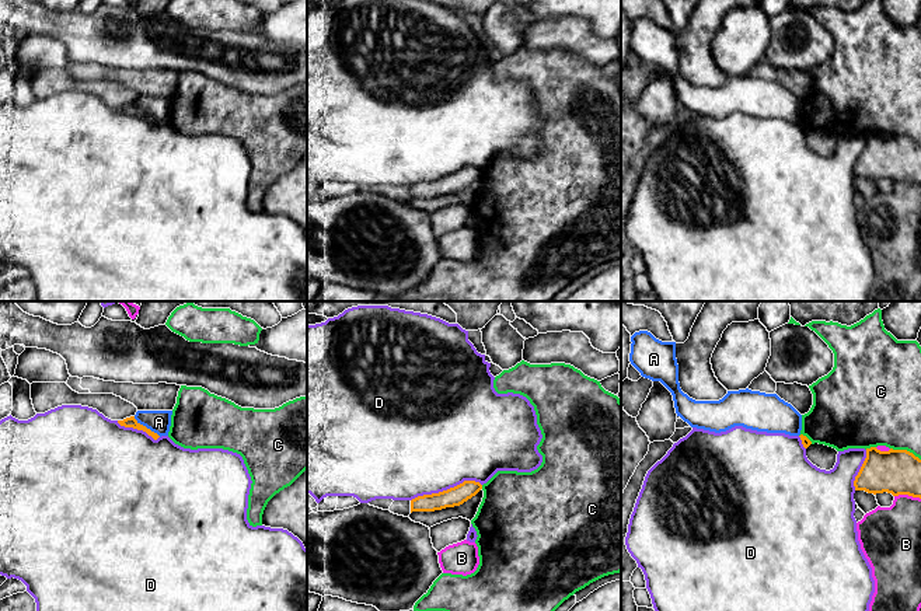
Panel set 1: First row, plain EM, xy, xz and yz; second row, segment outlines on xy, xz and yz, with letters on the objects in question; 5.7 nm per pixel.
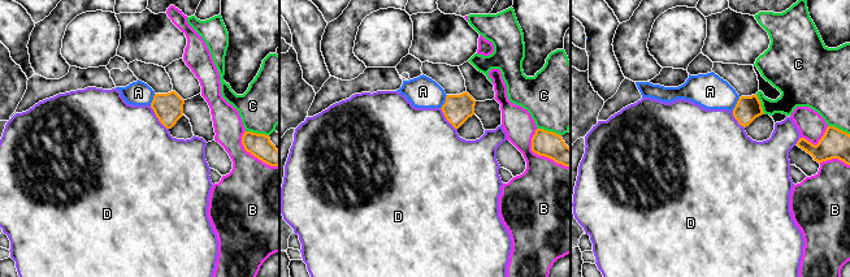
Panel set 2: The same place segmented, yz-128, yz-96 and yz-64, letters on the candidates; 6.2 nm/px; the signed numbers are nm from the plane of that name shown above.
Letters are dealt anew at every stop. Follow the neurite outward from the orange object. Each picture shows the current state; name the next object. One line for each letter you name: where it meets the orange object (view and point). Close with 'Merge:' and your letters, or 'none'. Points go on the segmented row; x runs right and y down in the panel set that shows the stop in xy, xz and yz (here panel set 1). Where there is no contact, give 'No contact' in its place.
Merge: none

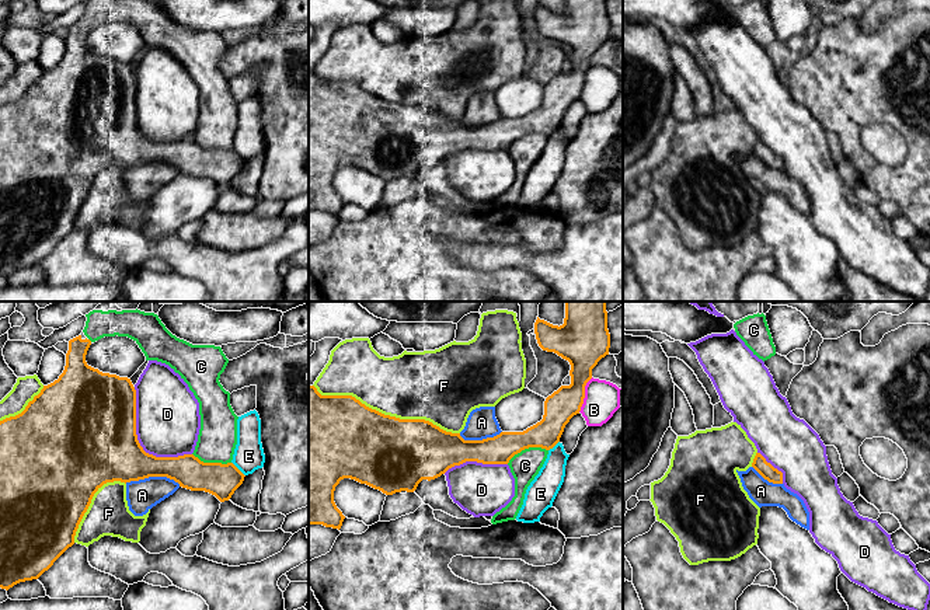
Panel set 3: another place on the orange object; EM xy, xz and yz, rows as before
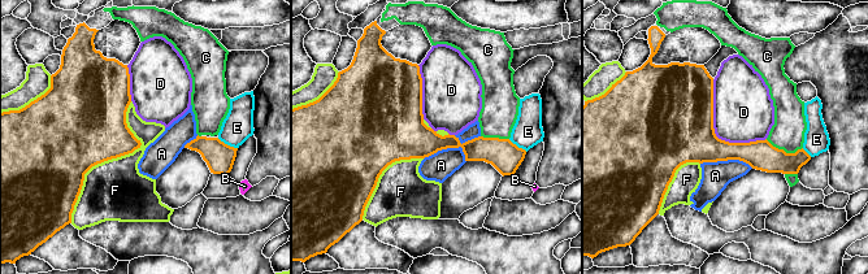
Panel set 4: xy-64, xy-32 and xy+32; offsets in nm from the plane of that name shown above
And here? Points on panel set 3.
C: Touches orange at xz (526, 448)
Merge: C

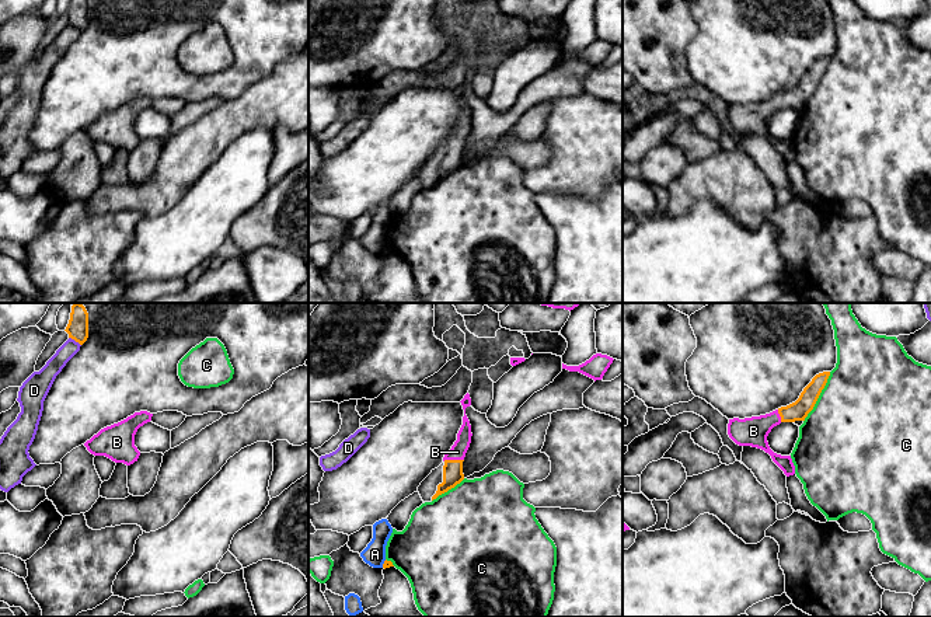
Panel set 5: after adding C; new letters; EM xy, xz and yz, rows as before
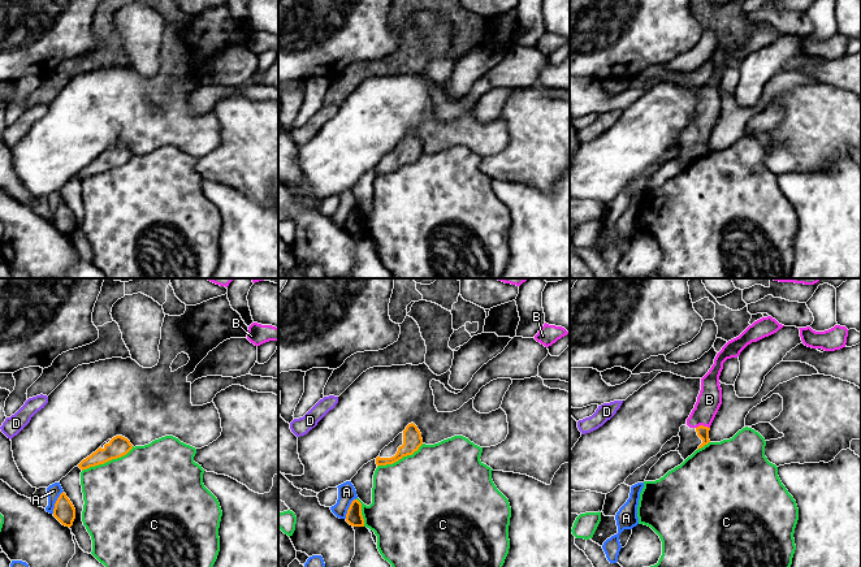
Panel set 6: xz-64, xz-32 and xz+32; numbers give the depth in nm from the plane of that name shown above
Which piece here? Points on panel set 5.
B: Touches orange at xz (453, 460)
Merge: B

